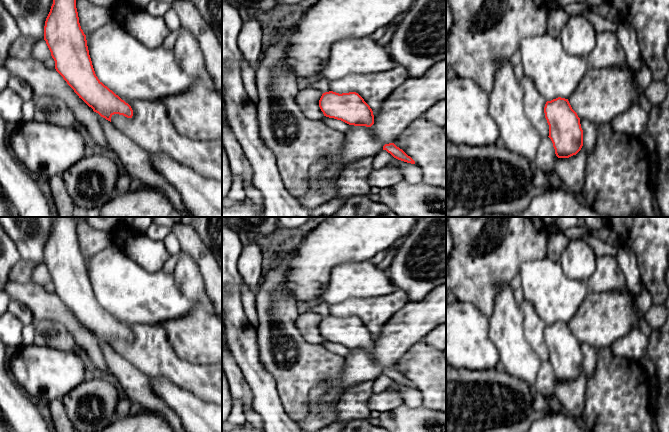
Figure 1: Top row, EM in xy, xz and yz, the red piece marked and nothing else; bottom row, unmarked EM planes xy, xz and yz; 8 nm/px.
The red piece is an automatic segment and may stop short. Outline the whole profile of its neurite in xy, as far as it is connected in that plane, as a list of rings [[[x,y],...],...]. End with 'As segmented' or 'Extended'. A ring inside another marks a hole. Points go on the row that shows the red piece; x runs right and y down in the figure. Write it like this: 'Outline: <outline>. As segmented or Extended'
Outline: [[[53,0],[45,21],[44,40],[55,61],[56,71],[94,112],[110,122],[114,114],[132,118],[133,110],[131,106],[105,86],[95,74],[86,35],[79,23],[76,0]]]. As segmented

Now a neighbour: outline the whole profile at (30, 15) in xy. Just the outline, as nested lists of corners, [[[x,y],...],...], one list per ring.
[[[1,0],[16,21],[20,35],[44,39],[44,26],[53,0]]]

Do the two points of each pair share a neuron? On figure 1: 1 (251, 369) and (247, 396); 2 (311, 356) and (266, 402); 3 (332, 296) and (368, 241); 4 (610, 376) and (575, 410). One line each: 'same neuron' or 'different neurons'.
1: different neurons
2: different neurons
3: different neurons
4: different neurons

